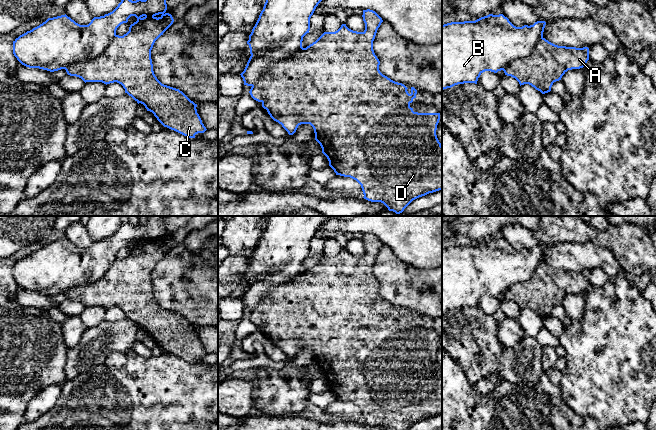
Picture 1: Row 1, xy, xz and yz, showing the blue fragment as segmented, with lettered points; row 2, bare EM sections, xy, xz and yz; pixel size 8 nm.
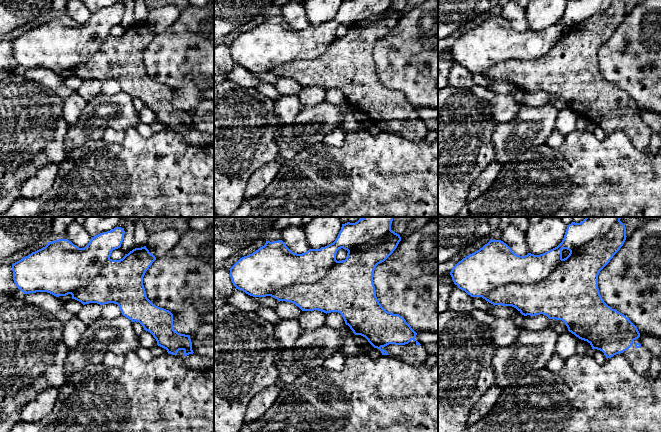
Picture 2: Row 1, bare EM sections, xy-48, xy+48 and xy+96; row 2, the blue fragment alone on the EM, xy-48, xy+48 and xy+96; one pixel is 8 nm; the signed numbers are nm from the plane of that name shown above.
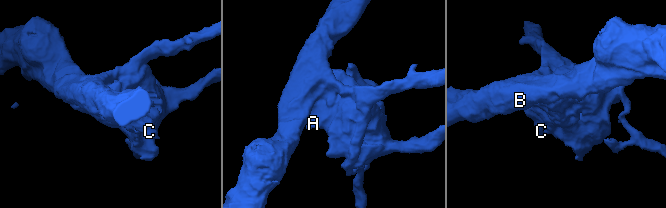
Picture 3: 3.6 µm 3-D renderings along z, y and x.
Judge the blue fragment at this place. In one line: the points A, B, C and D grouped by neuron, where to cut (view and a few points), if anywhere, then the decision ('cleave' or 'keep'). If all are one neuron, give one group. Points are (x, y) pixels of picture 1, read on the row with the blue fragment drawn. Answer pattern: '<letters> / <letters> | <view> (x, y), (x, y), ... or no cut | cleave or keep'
A C D / B | xy (116, 35), (97, 56), (91, 59), (76, 61), (65, 69) | cleave

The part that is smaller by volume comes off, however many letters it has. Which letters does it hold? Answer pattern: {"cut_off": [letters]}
{"cut_off": ["A", "C", "D"]}

